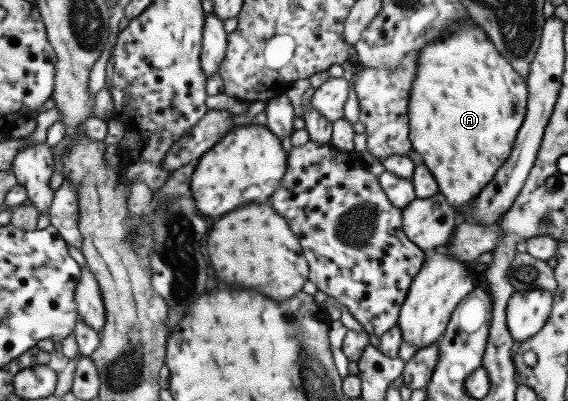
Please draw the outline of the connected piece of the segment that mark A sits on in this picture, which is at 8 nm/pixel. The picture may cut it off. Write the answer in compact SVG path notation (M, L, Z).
M473 21L461 22L461 24L451 24L447 30L434 40L430 41L424 48L418 51L419 57L416 63L416 86L412 87L412 106L407 106L407 117L412 118L412 142L411 149L420 154L422 164L427 166L432 176L438 184L438 192L447 199L451 207L461 204L471 203L473 198L492 180L494 173L502 166L508 158L517 130L522 124L524 113L526 112L527 86L519 74L504 61L504 58L496 52L495 46L488 40L485 32Z

